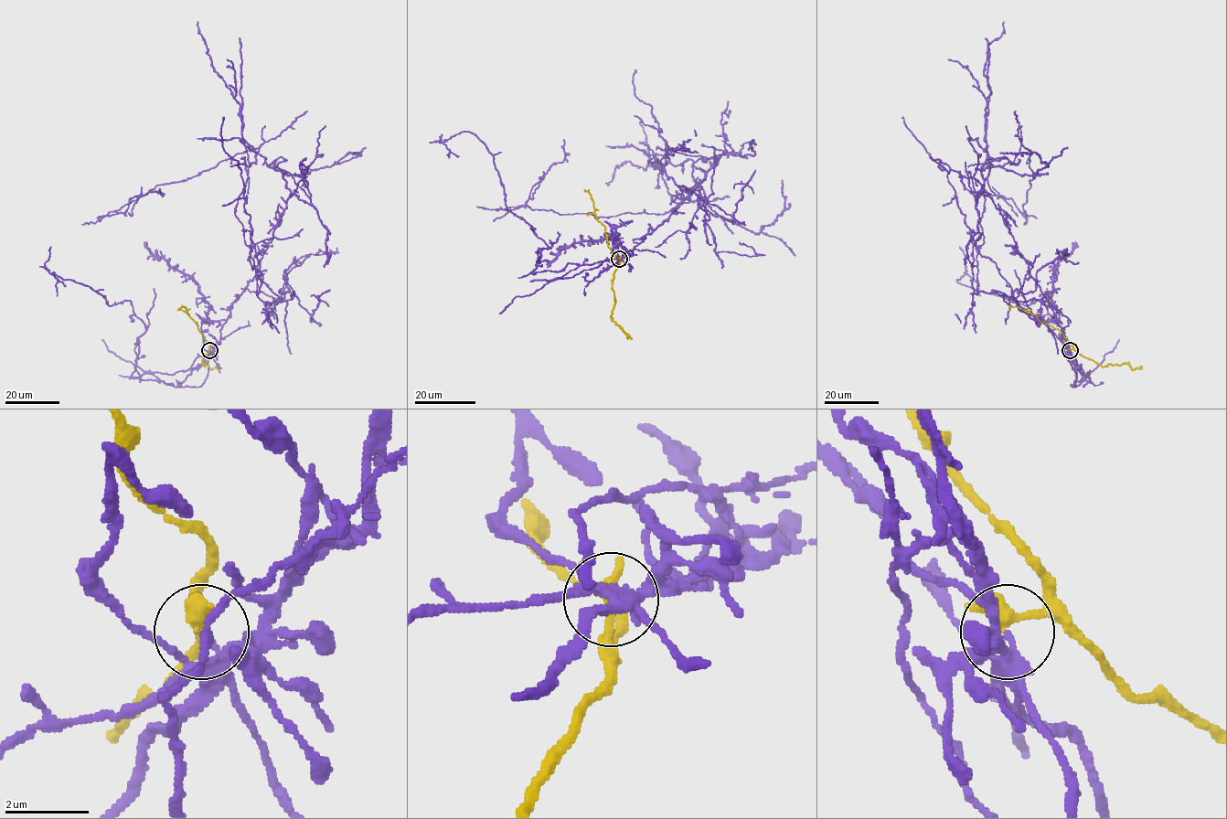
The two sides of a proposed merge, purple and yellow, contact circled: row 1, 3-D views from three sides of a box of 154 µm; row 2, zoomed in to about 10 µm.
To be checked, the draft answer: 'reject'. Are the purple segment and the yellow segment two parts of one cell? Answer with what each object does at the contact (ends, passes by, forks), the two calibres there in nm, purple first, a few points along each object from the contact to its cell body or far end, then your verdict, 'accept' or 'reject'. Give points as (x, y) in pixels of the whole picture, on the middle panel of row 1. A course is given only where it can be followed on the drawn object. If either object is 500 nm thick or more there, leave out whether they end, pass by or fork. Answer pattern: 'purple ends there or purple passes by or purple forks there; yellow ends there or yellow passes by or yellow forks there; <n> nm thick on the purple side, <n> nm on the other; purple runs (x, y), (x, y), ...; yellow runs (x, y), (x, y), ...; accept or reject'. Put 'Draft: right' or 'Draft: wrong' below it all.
purple passes by; yellow ends there; 130 nm thick on the purple side, 440 nm on the other; purple runs (619, 259), (713, 158), (660, 164), (677, 204), (662, 214), (506, 210), (562, 161), (563, 139); yellow runs (619, 259), (619, 261), (608, 245), (604, 227), (596, 218), (591, 195), (584, 189); reject
Draft: right

